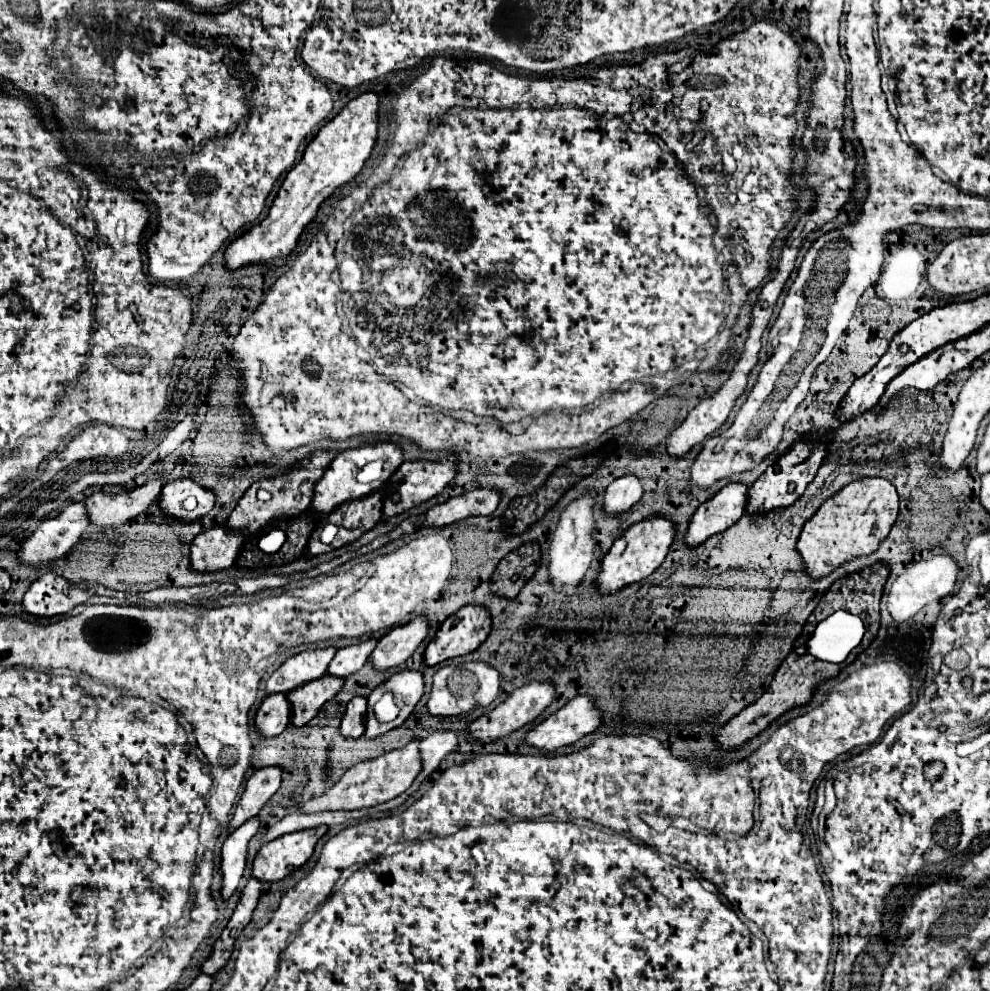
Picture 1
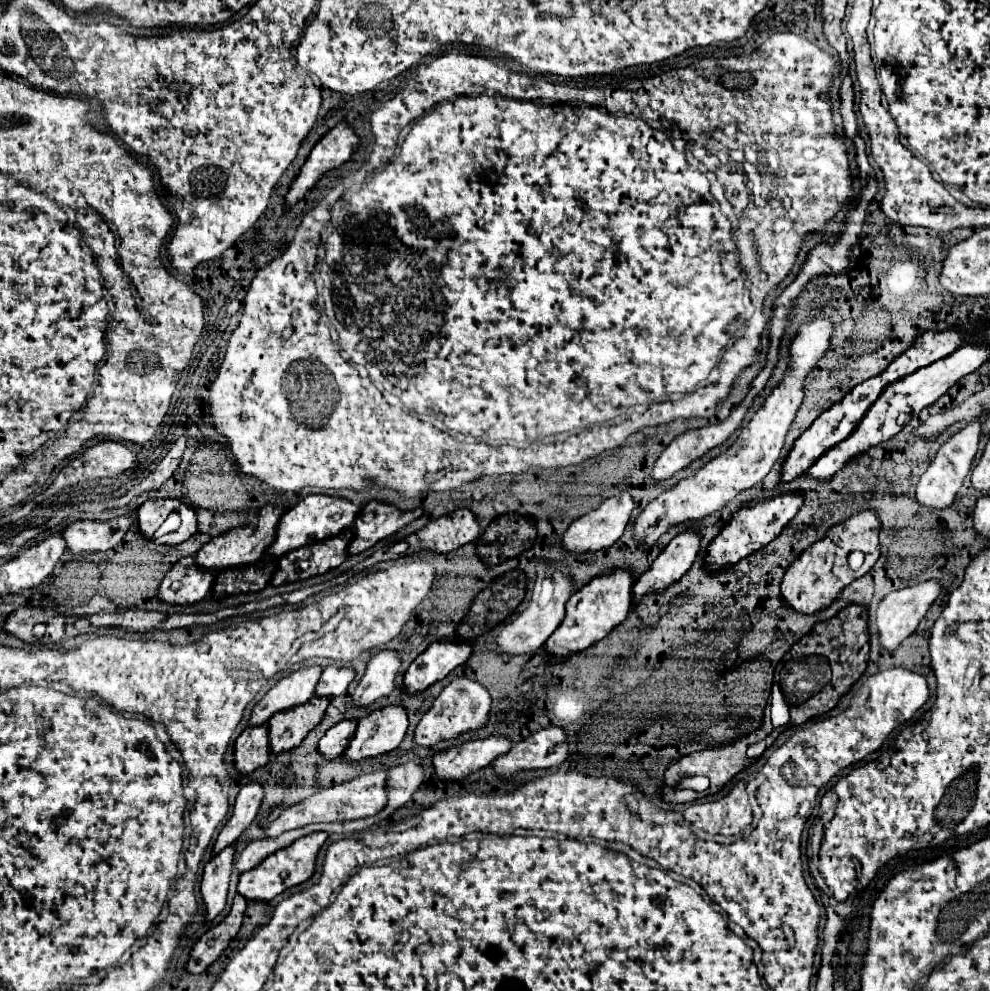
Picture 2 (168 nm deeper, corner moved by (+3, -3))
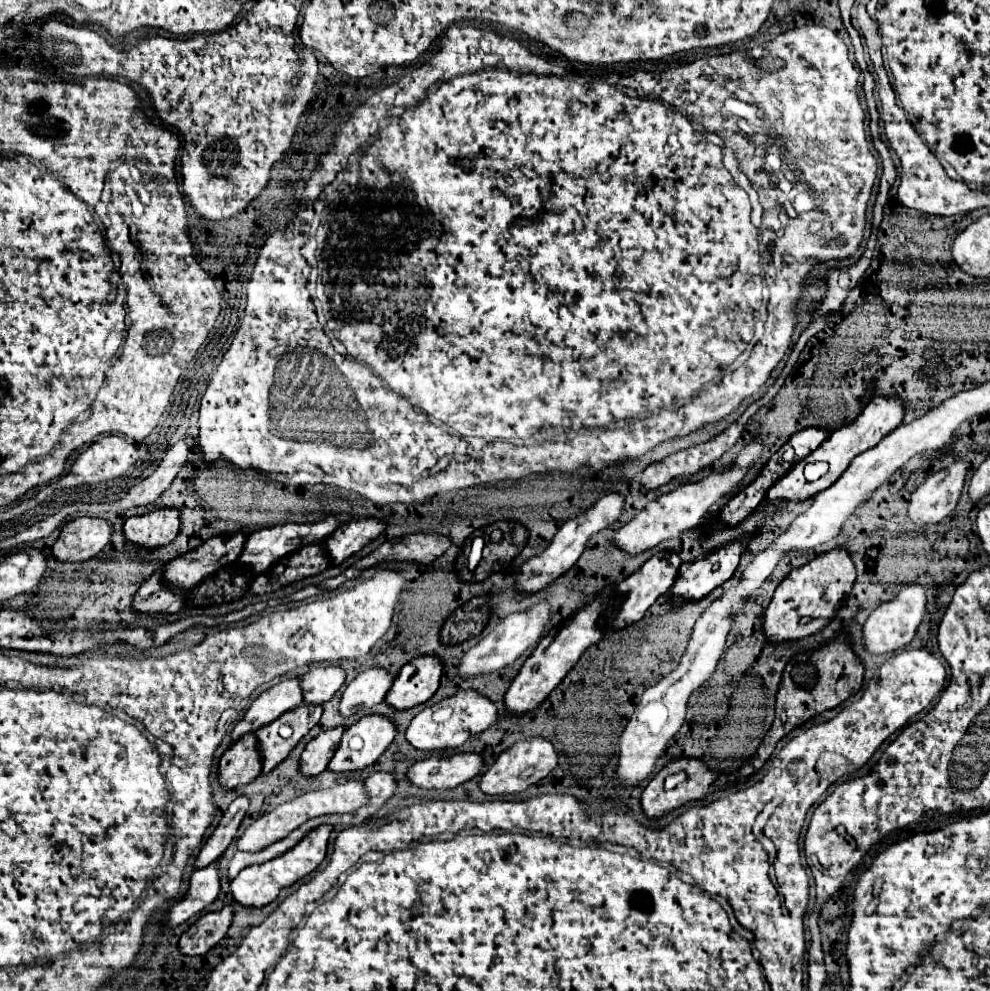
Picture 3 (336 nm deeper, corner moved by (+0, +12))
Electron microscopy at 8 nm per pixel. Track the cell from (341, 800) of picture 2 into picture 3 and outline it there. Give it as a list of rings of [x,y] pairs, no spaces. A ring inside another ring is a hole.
[[[349,779],[349,781],[339,783],[335,787],[329,787],[329,789],[319,789],[319,791],[303,793],[303,795],[295,797],[293,801],[281,803],[271,813],[265,813],[259,819],[255,819],[245,829],[245,833],[239,837],[237,849],[241,849],[241,851],[257,851],[257,849],[263,849],[263,847],[271,845],[273,841],[287,837],[289,831],[297,829],[301,823],[305,823],[311,817],[319,817],[319,815],[325,815],[325,813],[353,813],[359,807],[365,807],[367,803],[369,803],[369,793],[367,793],[367,787],[365,787],[365,781],[363,779]]]

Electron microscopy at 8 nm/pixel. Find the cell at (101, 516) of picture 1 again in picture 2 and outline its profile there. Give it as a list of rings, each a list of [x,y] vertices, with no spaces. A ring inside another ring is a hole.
[[[136,514],[114,518],[108,522],[78,520],[66,526],[62,532],[62,538],[66,540],[66,550],[70,554],[106,552],[124,538],[124,534],[128,532],[130,524],[134,524],[134,520],[136,520]]]

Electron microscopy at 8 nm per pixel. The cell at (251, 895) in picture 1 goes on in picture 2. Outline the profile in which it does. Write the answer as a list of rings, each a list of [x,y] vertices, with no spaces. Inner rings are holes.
[[[236,894],[230,914],[220,924],[216,924],[208,932],[204,932],[196,940],[196,944],[192,946],[190,958],[186,962],[186,970],[190,974],[202,974],[212,962],[218,960],[218,956],[226,950],[228,942],[240,930],[240,924],[242,924],[242,918],[244,918],[244,910],[246,910],[246,900],[240,894]]]

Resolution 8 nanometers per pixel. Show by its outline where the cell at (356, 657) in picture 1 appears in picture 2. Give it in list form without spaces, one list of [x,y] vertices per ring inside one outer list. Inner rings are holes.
[[[328,666],[322,670],[322,676],[316,684],[316,696],[326,696],[326,698],[342,696],[342,694],[346,694],[352,680],[354,680],[352,668]]]

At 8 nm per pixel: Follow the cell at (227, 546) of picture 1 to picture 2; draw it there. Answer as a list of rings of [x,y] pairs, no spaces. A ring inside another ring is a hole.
[[[186,556],[180,558],[164,576],[158,588],[158,598],[166,604],[196,604],[210,592],[212,580],[214,574],[202,572],[202,568],[196,566],[194,558]]]

